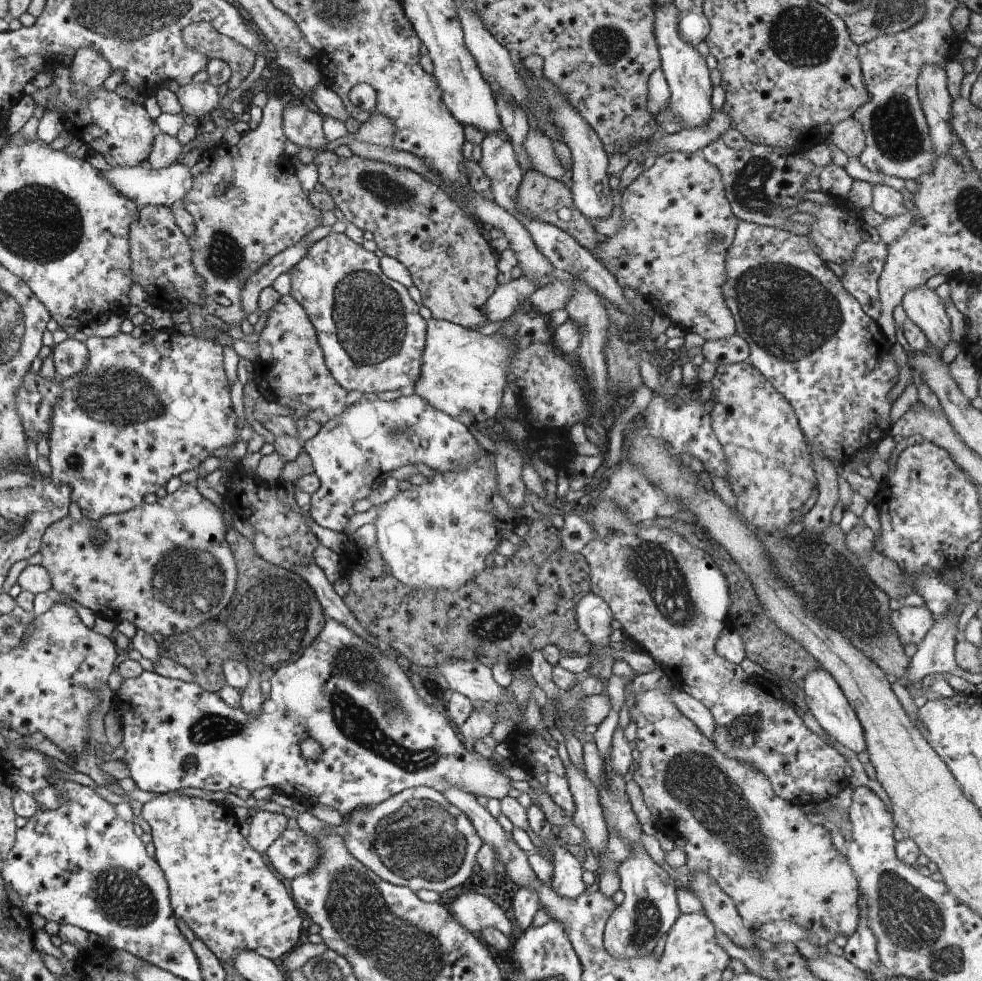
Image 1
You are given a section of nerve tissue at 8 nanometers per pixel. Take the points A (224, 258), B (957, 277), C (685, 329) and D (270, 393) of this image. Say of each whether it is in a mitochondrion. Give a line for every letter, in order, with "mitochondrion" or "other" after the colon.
A: mitochondrion
B: other
C: other
D: other

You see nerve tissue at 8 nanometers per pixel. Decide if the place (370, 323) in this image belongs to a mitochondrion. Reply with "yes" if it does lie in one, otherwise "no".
yes

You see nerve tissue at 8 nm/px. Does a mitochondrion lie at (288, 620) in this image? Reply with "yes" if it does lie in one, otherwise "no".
yes

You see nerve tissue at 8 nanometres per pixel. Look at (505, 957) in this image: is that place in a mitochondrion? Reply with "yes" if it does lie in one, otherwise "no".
no

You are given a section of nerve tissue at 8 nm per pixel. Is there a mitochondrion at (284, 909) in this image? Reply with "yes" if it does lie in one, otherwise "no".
no

